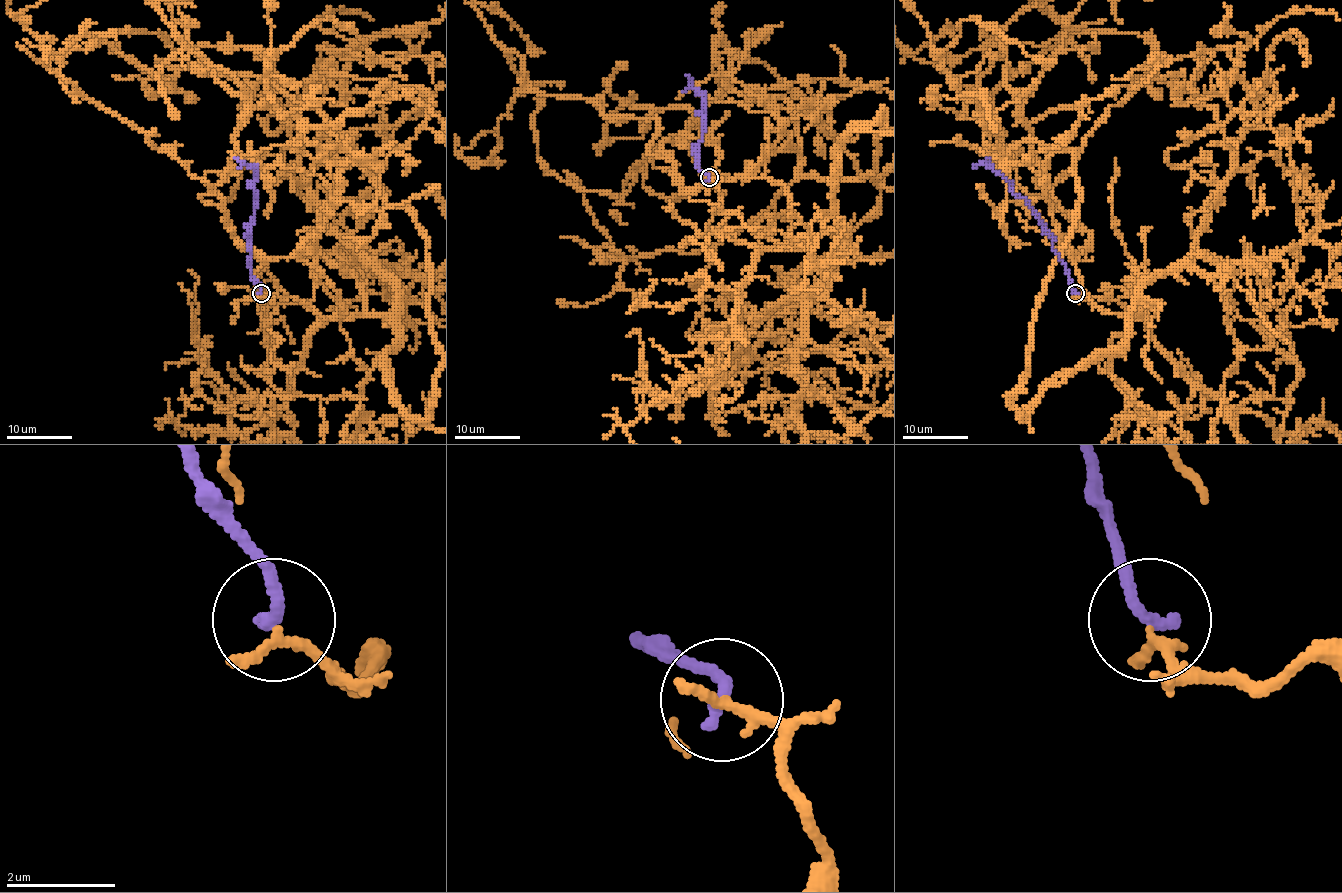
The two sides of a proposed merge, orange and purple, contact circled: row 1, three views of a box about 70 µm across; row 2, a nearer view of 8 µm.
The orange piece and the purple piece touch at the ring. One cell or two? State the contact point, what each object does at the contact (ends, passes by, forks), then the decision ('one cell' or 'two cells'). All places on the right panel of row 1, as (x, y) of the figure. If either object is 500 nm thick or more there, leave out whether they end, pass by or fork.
place (1075, 293); orange ends; purple ends; two cells

